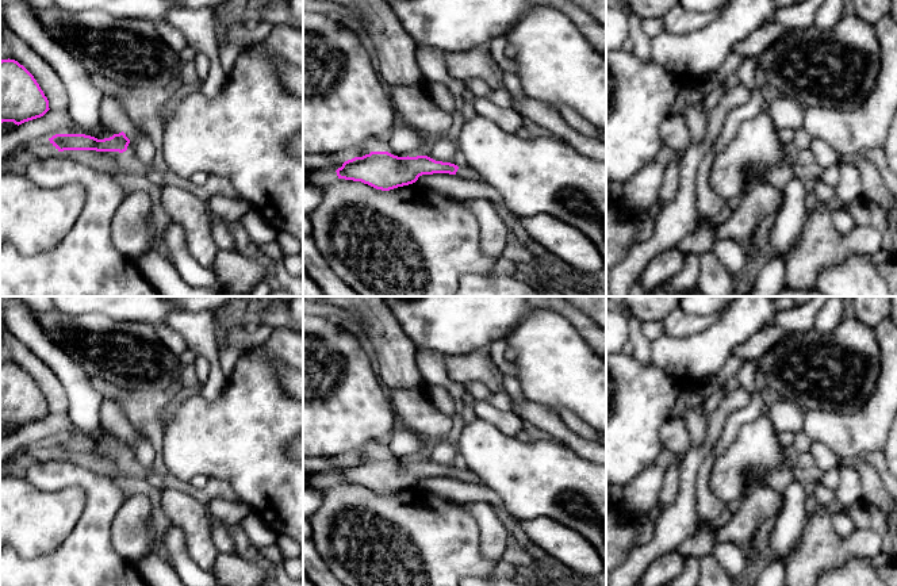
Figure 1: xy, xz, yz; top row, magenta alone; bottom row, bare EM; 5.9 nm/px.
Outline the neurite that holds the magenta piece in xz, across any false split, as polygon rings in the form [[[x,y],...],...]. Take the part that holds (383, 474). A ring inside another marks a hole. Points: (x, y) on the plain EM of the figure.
[[[371,455],[354,460],[345,464],[336,475],[338,482],[361,484],[382,494],[413,487],[419,479],[433,476],[459,478],[471,484],[480,483],[469,470],[459,471],[428,459],[398,460],[388,455]]]

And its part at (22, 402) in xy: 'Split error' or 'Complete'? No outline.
Complete

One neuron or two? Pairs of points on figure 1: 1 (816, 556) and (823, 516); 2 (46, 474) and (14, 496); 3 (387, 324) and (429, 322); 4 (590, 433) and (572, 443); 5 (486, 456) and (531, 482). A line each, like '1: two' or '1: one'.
1: one
2: two
3: two
4: two
5: one

